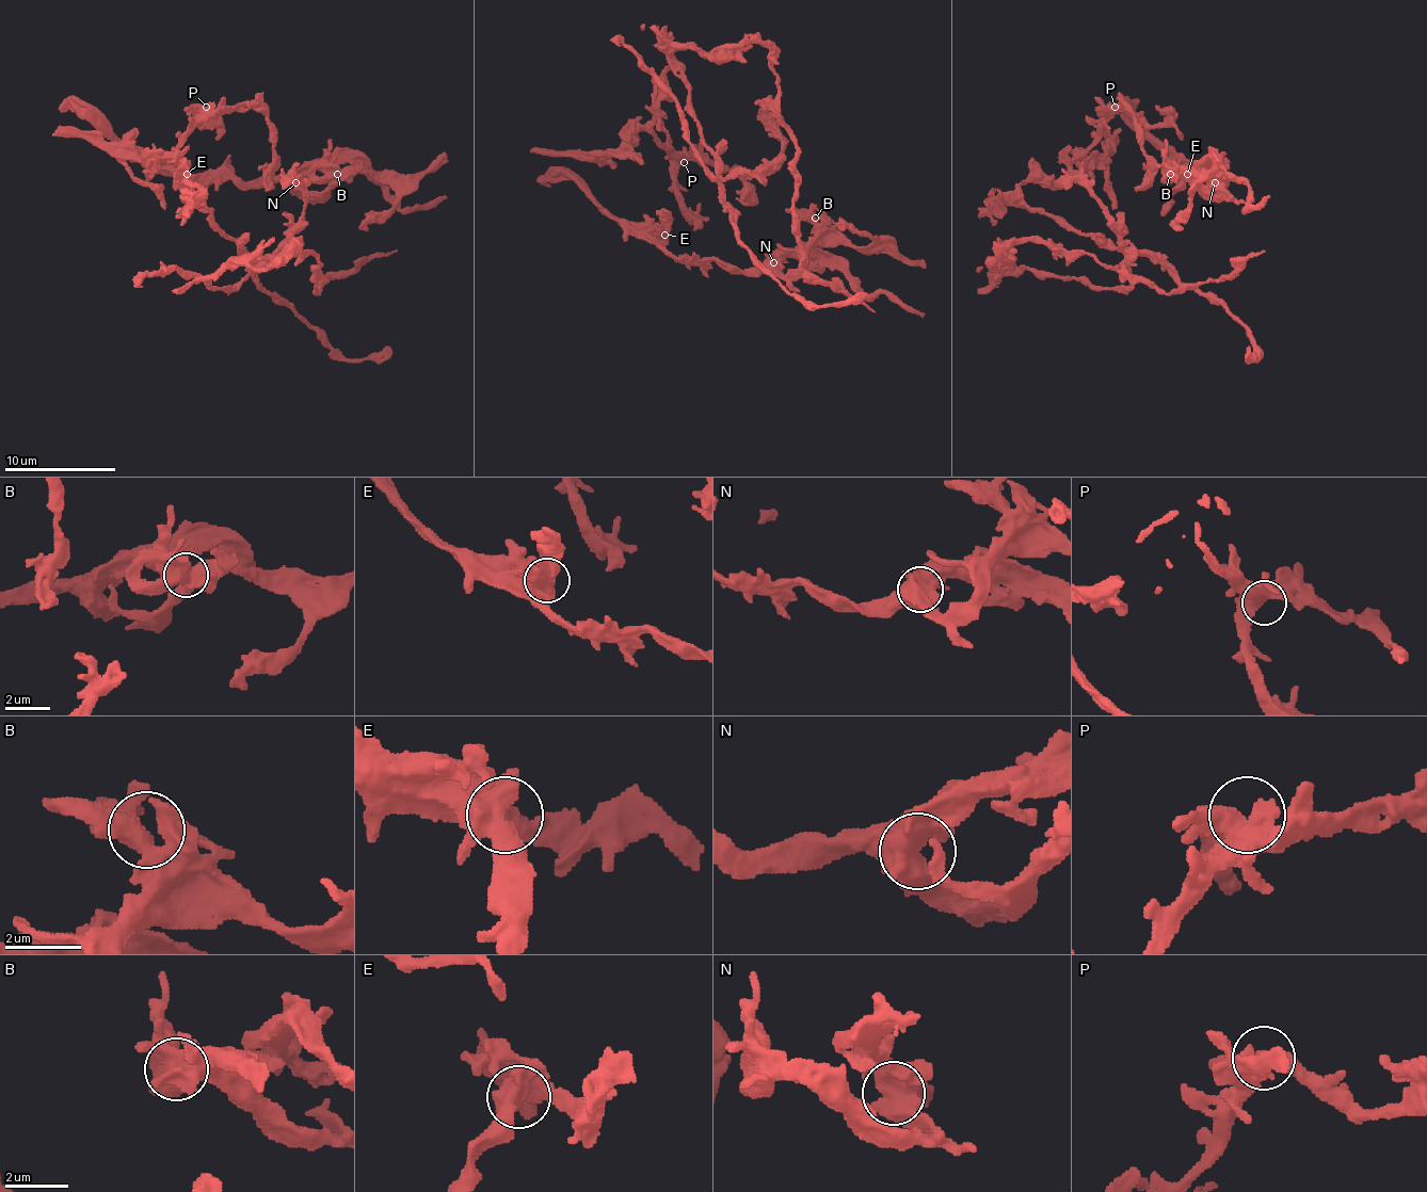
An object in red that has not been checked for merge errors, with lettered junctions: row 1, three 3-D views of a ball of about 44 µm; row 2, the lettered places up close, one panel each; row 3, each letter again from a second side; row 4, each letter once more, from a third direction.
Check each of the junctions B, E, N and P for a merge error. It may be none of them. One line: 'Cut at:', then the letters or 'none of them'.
Cut at: none of them

